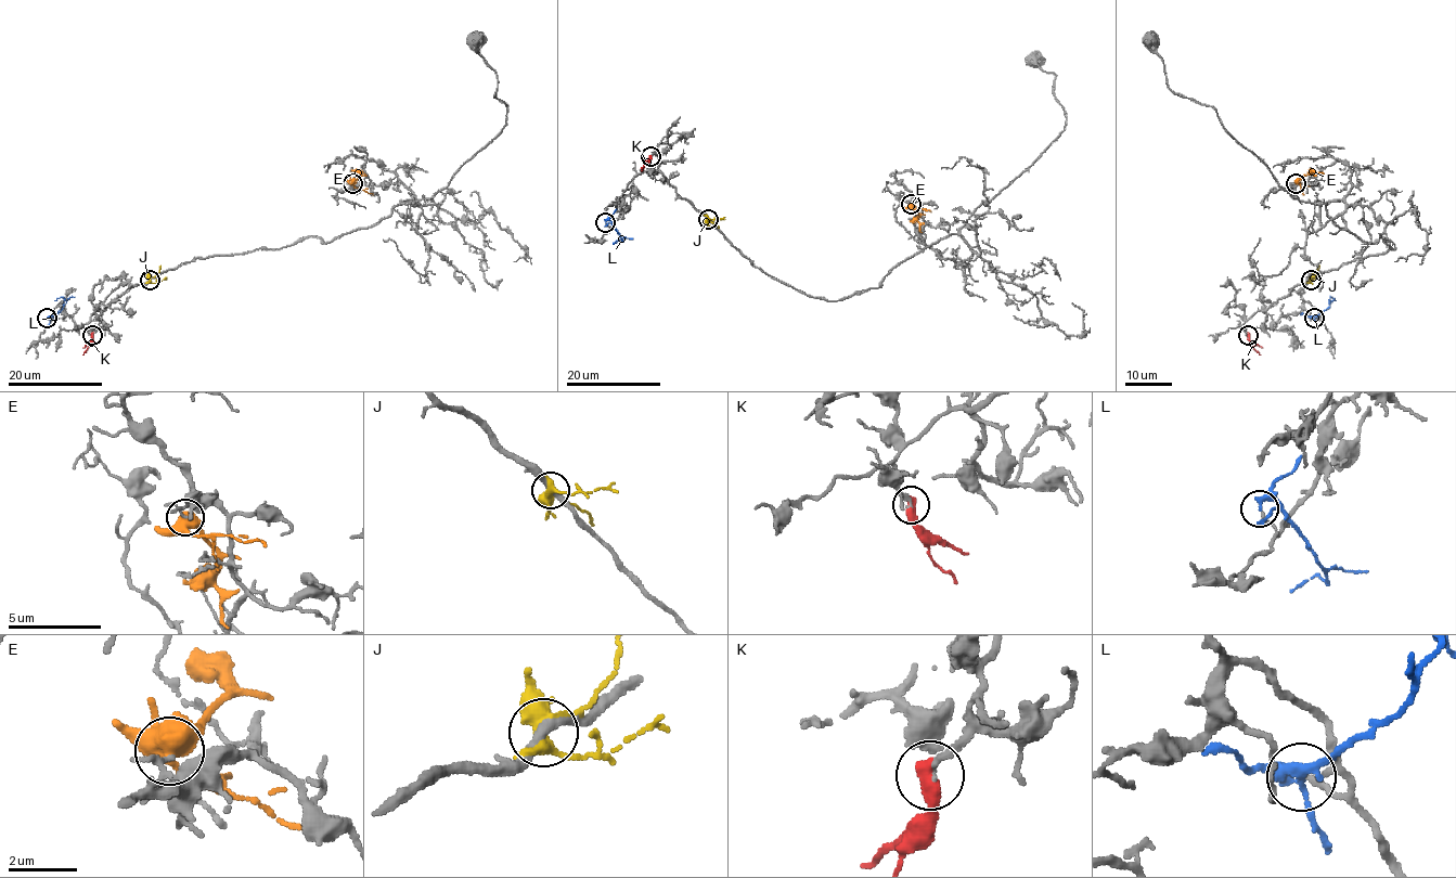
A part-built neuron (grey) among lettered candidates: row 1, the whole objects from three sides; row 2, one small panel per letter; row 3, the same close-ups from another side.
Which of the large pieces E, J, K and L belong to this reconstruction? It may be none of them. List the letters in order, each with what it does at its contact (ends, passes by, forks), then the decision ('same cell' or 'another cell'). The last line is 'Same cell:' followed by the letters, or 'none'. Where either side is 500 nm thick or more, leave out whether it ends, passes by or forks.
E: it forks; another cell
J: it forks; another cell
K: same cell
L: it ends; another cell
Same cell: K

